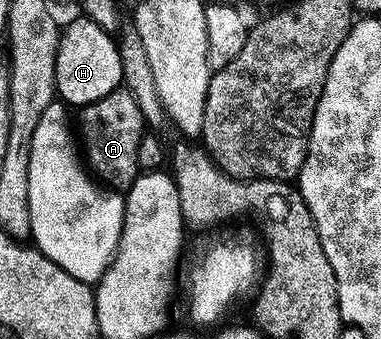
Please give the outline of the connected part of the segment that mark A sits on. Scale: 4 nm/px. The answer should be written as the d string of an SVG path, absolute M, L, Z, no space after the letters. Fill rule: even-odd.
M120 89L114 91L109 97L82 108L80 115L83 116L77 119L77 131L81 136L86 166L108 188L120 193L130 191L131 186L139 180L141 174L138 153L145 134L145 127L143 127L145 116L140 100L135 100L127 89ZM85 150L87 150L87 155Z

